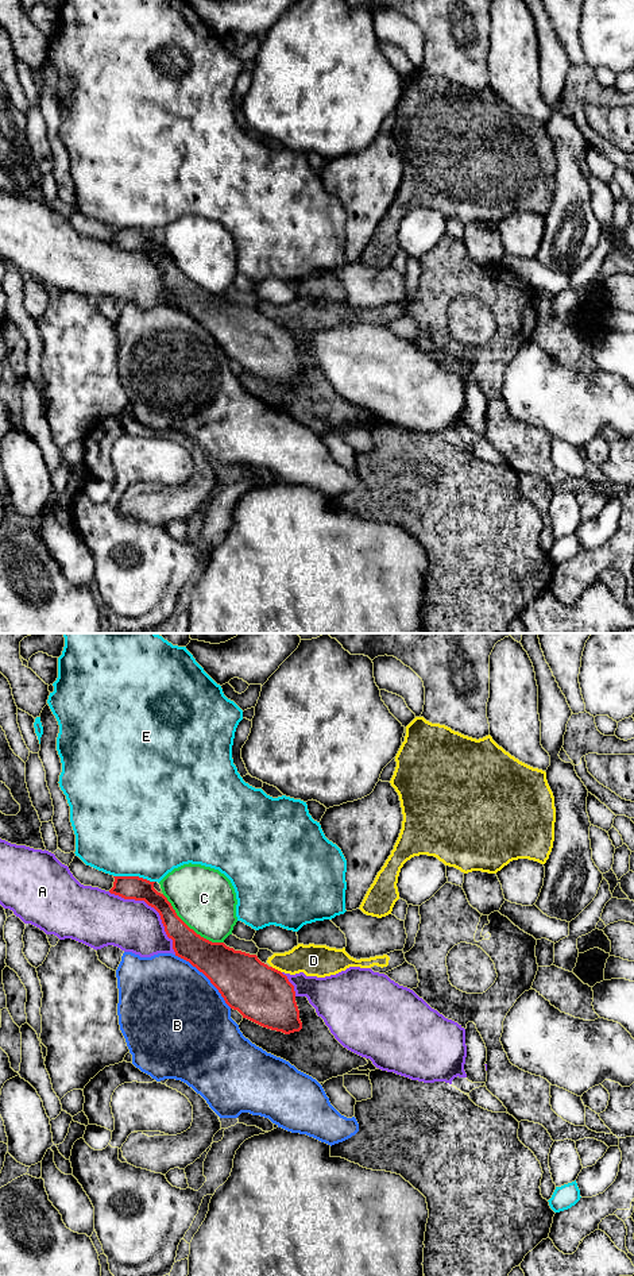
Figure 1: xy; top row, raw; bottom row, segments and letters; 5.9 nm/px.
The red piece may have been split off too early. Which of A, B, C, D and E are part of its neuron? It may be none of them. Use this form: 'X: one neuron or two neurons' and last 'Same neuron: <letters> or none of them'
A: two neurons
B: two neurons
C: two neurons
D: two neurons
E: two neurons
Same neuron: none of them

